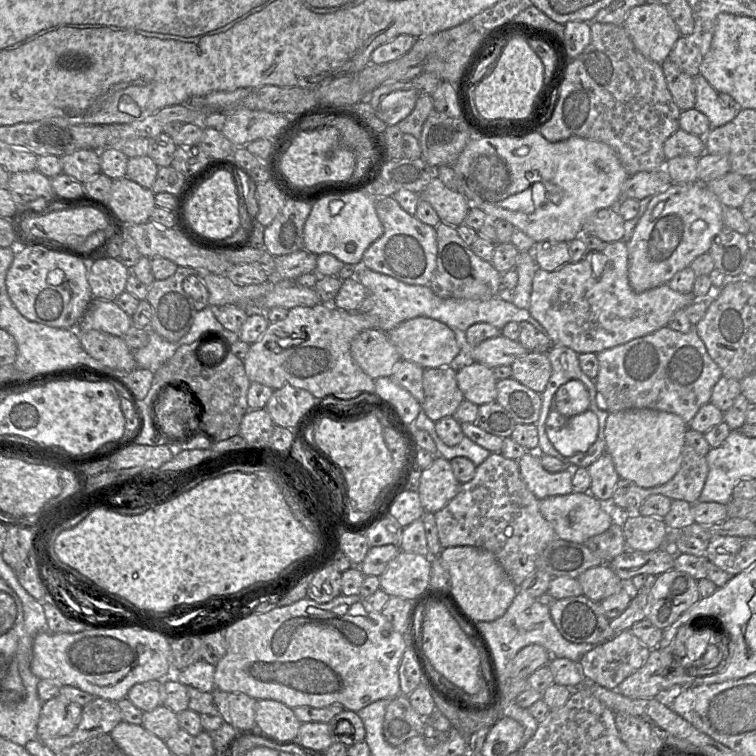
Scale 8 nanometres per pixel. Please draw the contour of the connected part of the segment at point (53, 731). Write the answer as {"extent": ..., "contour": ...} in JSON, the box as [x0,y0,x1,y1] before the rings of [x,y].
{"extent":[38,696,83,739],"contour":[[[61,696],[42,704],[38,721],[38,739],[62,737],[71,734],[81,720],[83,706]]]}

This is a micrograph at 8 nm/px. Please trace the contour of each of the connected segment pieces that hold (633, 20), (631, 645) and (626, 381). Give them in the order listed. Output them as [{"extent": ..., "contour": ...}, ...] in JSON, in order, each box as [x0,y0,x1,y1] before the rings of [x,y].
[{"extent":[623,3,681,64],"contour":[[[644,3],[633,7],[623,25],[635,48],[646,58],[662,64],[681,36],[667,6]]]},{"extent":[580,630,650,690],"contour":[[[630,630],[622,631],[611,639],[597,644],[580,660],[580,673],[586,678],[609,690],[616,690],[620,683],[641,668],[648,659],[650,650]]]},{"extent":[594,327,722,424],"contour":[[[669,327],[633,339],[625,344],[597,353],[599,370],[594,380],[598,405],[609,413],[628,409],[654,409],[680,416],[687,424],[700,407],[710,402],[712,389],[722,376],[721,368],[709,356],[695,328],[681,333]]]}]

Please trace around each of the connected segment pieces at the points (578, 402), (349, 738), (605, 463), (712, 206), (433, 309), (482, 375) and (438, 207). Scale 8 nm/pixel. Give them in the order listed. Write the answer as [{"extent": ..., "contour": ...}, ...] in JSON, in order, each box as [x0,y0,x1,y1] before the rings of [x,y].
[{"extent":[551,380,589,417],"contour":[[[570,380],[558,388],[551,407],[565,417],[579,415],[589,409],[589,394],[582,382]]]},{"extent":[328,709,365,747],"contour":[[[344,709],[335,715],[328,724],[333,743],[340,742],[349,747],[365,739],[364,724],[355,711]]]},{"extent":[587,452,620,501],"contour":[[[604,452],[587,469],[591,477],[589,493],[599,501],[611,501],[620,479],[612,457]]]},{"extent":[627,181,724,293],"contour":[[[700,181],[686,184],[671,182],[656,193],[627,242],[628,279],[631,288],[640,293],[667,284],[678,271],[690,266],[696,257],[709,252],[714,237],[724,227],[723,210],[724,206],[717,196]]]},{"extent":[355,266,543,335],"contour":[[[362,266],[355,269],[355,278],[366,288],[369,295],[374,296],[374,307],[369,311],[378,318],[378,329],[388,333],[400,323],[416,318],[427,317],[446,324],[460,335],[471,325],[485,322],[501,330],[508,322],[528,322],[542,333],[543,326],[535,320],[528,309],[520,309],[513,303],[498,297],[487,300],[441,298],[429,285],[410,285],[391,276],[381,274]]]},{"extent":[457,362,497,406],"contour":[[[460,362],[457,383],[464,396],[477,406],[492,403],[497,398],[497,379],[493,369],[478,362]]]},{"extent":[419,177,472,228],"contour":[[[434,177],[419,195],[431,204],[441,222],[457,228],[464,224],[472,206],[463,193],[450,190],[438,177]]]}]

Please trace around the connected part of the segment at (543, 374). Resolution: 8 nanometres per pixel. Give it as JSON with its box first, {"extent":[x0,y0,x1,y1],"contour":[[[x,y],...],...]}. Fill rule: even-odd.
{"extent":[511,352,552,394],"contour":[[[528,352],[517,358],[511,369],[511,378],[540,394],[545,390],[552,372],[547,353],[542,352]]]}

